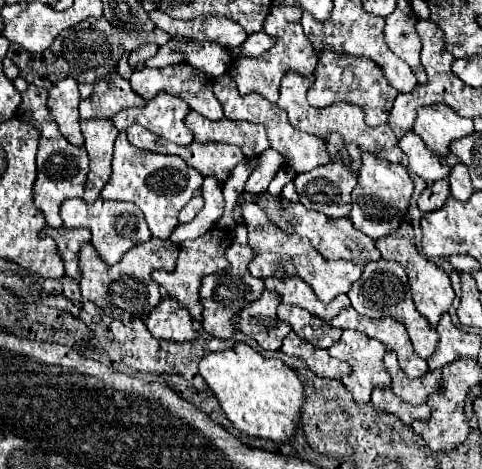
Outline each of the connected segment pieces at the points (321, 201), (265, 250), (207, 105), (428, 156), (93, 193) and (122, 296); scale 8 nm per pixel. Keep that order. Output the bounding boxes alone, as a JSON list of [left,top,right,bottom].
[[295,161,357,217],[243,205,361,303],[129,63,223,119],[399,131,449,185],[81,119,117,203],[81,239,179,323]]

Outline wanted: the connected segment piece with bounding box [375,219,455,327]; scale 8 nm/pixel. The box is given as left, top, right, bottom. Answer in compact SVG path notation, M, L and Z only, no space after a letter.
M403 219L403 225L399 225L399 233L391 235L391 237L381 237L379 241L375 241L375 247L381 251L383 259L393 259L397 261L409 279L409 287L411 287L411 299L417 307L417 311L427 317L431 321L431 325L435 327L441 319L441 315L451 307L453 303L453 289L451 289L451 281L447 277L447 273L433 261L429 261L425 255L421 255L415 247L415 237L413 237L413 227L409 221Z

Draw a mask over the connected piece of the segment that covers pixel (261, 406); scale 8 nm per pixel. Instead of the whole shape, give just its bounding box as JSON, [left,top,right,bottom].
[199,343,303,443]

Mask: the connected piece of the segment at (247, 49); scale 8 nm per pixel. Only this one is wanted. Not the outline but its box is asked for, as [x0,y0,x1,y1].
[229,31,275,59]

